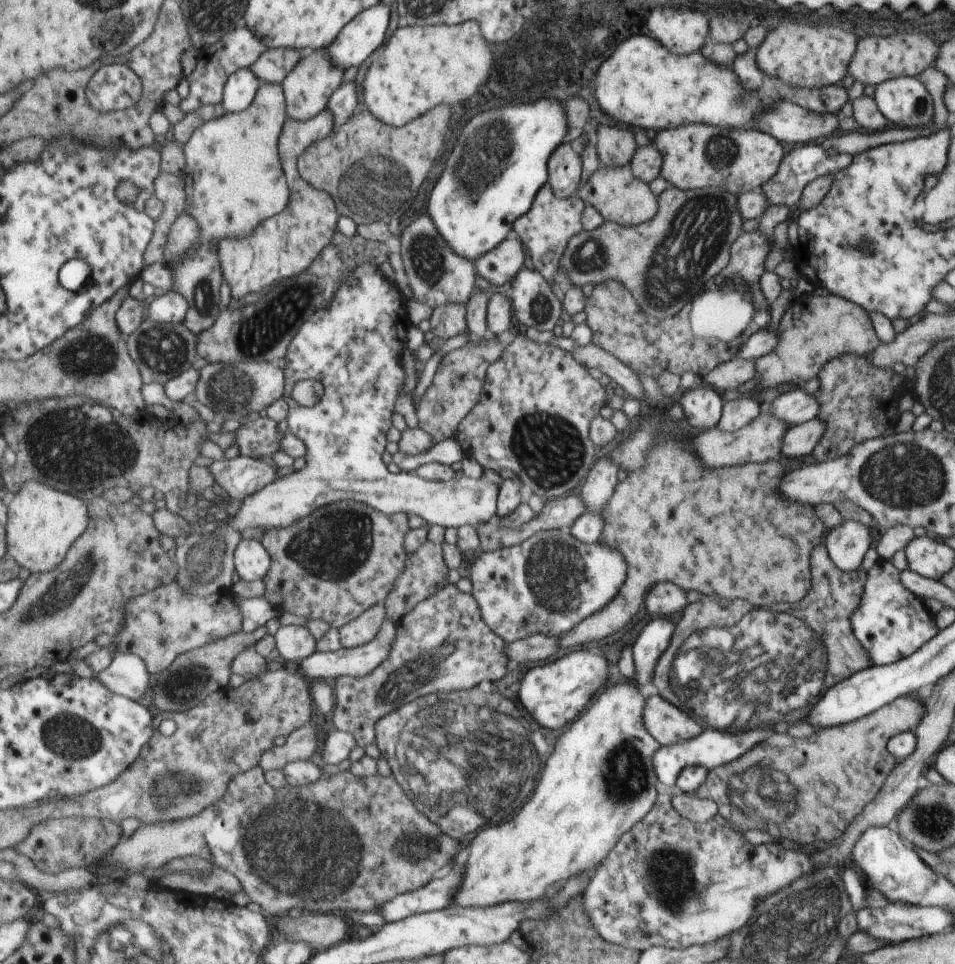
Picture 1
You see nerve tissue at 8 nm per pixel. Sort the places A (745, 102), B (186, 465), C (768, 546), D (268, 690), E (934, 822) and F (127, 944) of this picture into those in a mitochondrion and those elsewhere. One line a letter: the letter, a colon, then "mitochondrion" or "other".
A: mitochondrion
B: other
C: mitochondrion
D: other
E: mitochondrion
F: mitochondrion

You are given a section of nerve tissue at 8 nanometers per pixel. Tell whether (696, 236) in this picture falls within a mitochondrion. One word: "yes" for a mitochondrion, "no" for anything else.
yes

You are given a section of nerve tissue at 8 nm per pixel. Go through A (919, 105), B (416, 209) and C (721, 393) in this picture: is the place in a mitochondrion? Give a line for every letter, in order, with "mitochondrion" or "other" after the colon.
A: mitochondrion
B: mitochondrion
C: other

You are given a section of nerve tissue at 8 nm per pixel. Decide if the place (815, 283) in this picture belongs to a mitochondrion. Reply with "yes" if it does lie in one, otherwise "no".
no

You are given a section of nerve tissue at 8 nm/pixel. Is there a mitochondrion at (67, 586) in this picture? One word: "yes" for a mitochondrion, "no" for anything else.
yes

